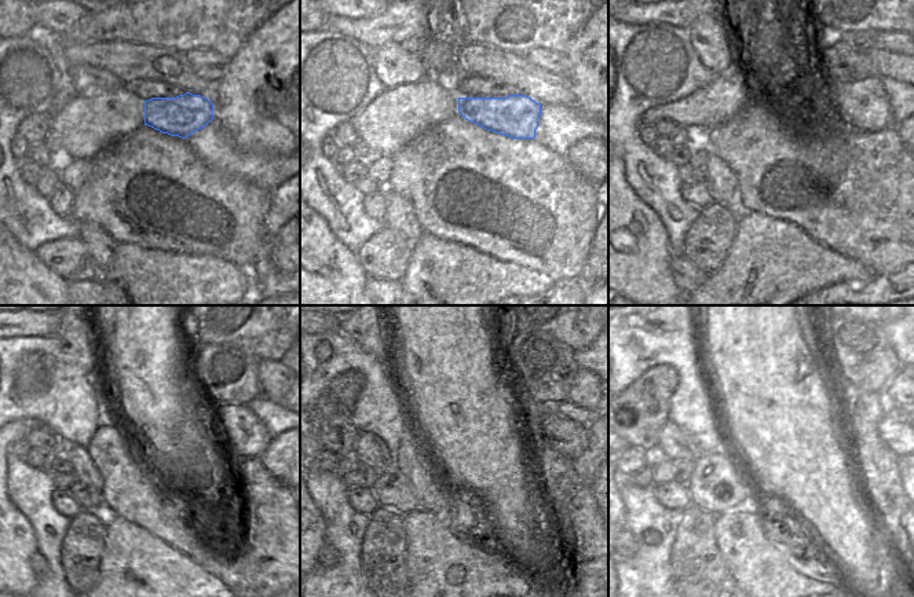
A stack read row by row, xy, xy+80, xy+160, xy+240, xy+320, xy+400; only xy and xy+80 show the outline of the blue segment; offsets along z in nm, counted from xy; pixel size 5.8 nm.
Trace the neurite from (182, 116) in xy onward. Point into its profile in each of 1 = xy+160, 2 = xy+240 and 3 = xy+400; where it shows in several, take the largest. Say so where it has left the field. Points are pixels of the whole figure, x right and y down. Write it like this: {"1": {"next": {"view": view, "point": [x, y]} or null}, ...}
{"1": {"next": {"view": "xy+160", "point": [861, 106]}}, "2": {"next": {"view": "xy+240", "point": [245, 436]}}, "3": {"next": {"view": "xy+400", "point": [888, 428]}}}

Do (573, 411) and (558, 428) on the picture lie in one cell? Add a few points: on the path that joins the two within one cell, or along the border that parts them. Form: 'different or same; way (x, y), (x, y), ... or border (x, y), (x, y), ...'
different; border (552, 410), (587, 428)

